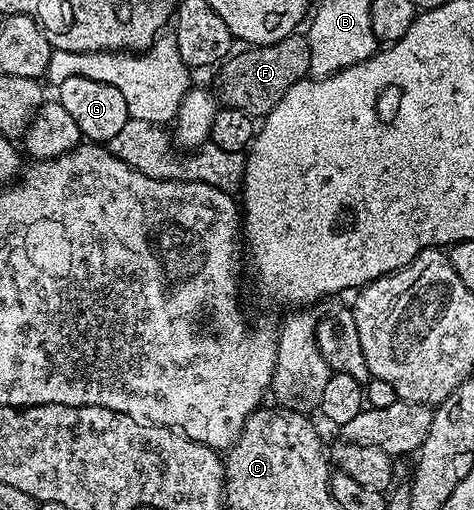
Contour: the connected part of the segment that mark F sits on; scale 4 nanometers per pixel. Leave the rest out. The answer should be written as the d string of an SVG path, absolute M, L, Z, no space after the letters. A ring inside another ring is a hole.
M298 35L285 37L271 45L255 45L243 50L243 53L235 52L217 66L218 78L213 85L216 100L219 106L244 111L252 118L261 119L272 111L287 90L293 89L297 81L309 74L310 53L306 50L305 40Z

